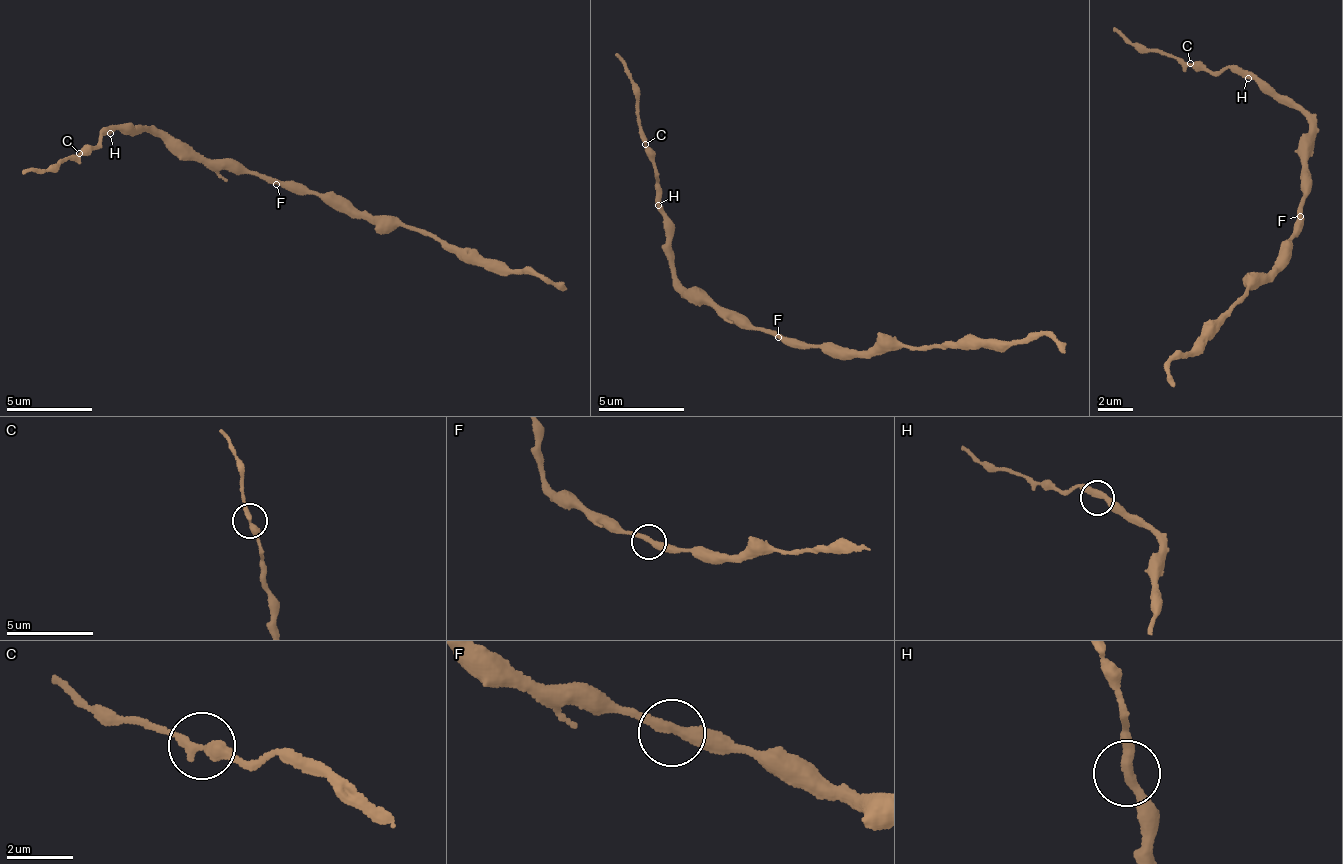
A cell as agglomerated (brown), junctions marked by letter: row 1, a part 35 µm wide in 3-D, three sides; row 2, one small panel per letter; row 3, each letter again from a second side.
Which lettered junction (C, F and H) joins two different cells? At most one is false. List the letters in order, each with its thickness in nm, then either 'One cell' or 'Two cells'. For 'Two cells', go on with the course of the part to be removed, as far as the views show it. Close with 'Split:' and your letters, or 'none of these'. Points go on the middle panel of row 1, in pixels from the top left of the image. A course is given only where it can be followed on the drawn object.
C: Thickness 320 nm. One cell
F: Thickness 320 nm. One cell
H: Thickness 320 nm. One cell
Split: none of these

